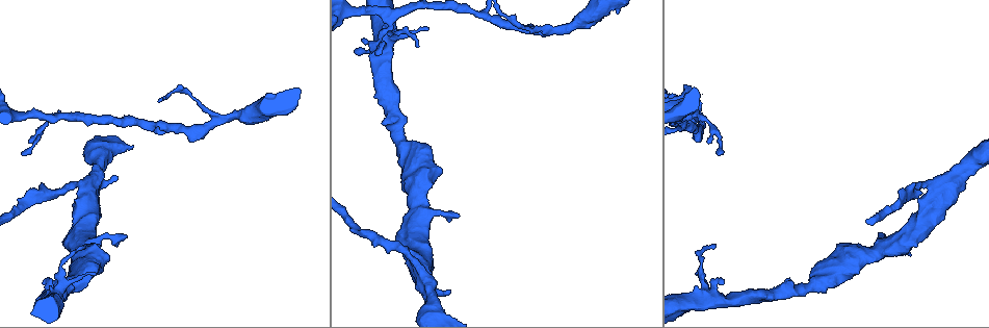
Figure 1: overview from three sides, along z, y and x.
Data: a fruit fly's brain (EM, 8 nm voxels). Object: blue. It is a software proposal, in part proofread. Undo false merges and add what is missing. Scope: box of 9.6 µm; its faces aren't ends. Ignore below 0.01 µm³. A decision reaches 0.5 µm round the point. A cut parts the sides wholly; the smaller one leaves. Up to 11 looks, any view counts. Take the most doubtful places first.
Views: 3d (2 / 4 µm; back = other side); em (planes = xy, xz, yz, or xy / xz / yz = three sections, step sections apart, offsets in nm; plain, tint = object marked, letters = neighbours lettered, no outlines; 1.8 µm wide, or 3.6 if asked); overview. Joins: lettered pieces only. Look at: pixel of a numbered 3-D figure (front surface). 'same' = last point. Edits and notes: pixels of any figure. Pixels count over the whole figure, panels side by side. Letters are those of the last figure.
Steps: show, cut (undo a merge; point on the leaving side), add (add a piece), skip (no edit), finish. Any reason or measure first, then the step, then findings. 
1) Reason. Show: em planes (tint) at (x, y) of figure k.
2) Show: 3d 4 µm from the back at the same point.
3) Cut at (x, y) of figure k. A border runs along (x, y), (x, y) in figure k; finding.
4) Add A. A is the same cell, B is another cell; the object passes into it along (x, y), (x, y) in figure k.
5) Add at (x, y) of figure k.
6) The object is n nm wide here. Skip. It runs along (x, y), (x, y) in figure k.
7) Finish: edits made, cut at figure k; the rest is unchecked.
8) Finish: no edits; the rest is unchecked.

Branch point. Show: em 3.6 µm xz step 4 (tint) at (217, 119) of figure 1.

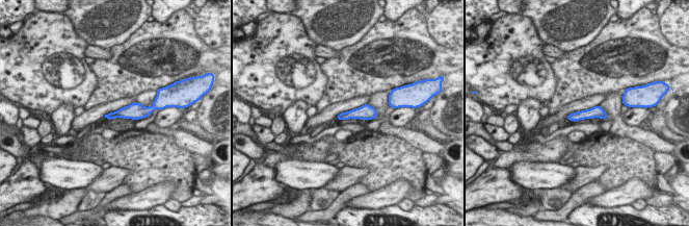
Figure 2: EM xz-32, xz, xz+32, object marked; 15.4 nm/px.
Show: em 3.6 µm xz step 4 (letters) at the same point.

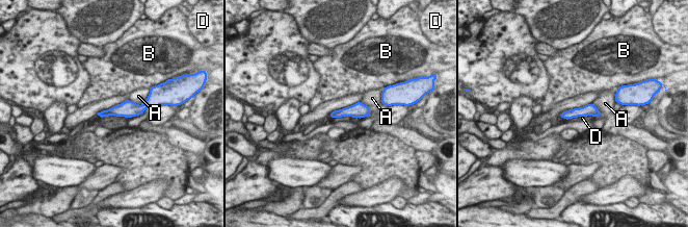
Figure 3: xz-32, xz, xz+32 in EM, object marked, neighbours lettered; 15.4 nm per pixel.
The object is 160 nm wide here. Skip. A, B and D are other cells; it runs along (597, 114), (577, 111), (563, 115) in figure 3; one cell here.

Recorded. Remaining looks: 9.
Abrupt turn. Show: em planes (tint) at (151, 124) of figure 1.

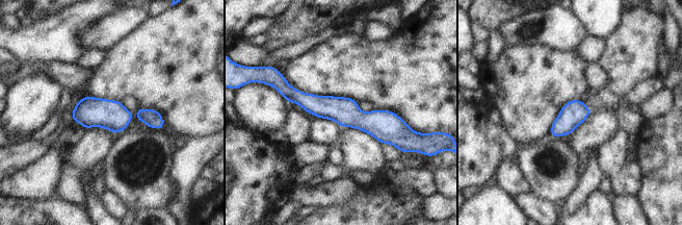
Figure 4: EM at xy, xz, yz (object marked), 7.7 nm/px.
See the neighbours. Show: em planes (letters) at the same point.

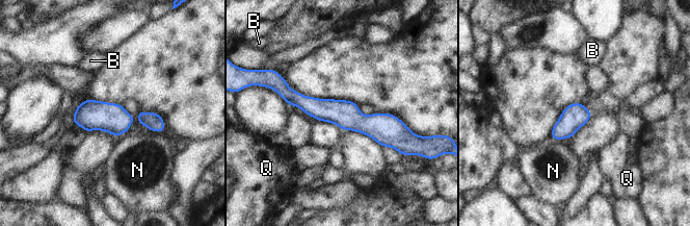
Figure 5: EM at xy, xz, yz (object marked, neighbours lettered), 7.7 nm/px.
The longest contact is with N, 140 nm. Skip. B, N and Q are other cells; a border runs along (148, 129), (164, 132) in figure 5; all the same cell.

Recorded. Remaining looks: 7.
Show: 3d 2 µm at (31, 143) of figure 1.

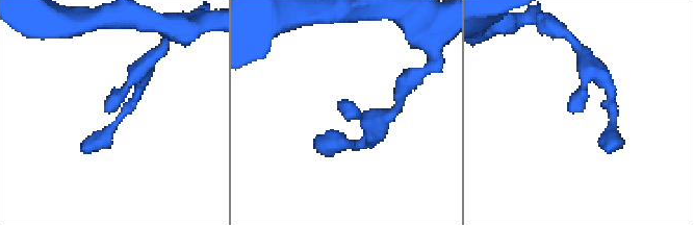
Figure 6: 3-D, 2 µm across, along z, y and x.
Show: em yz step 8 (tint) at (581, 111) of figure 6.

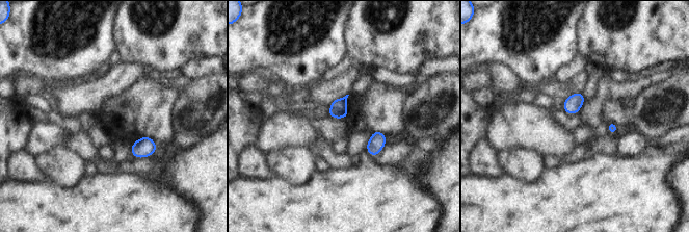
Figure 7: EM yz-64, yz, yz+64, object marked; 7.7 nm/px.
Another direction. Show: em planes (letters) at the same point.

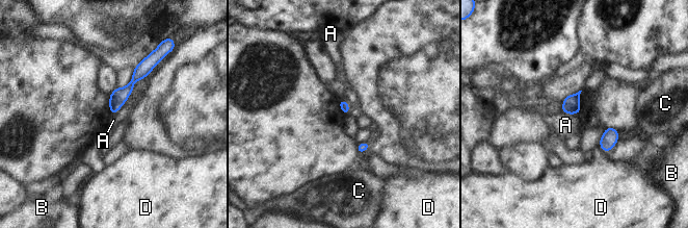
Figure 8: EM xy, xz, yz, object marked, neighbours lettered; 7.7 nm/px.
Skip. A, B, C and D are other cells; it runs along (151, 65), (116, 100), (112, 111) in figure 8; no lettered piece goes on from it.

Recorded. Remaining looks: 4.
Branch stops here. Show: 3d 4 µm at (125, 234) of figure 1.

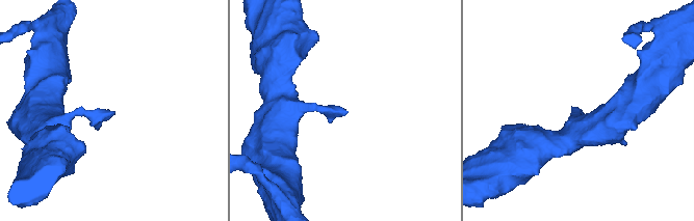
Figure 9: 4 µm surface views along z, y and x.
Now the EM. Show: em planes (letters) at (582, 113) of figure 9.

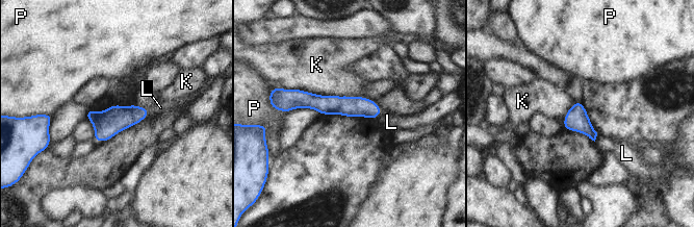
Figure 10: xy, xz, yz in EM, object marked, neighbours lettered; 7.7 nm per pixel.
The object is 160 nm wide here; the longest contact is with K, 650 nm. Skip. K, L and P are other cells; none of them fits.

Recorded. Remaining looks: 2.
Finish: no edits; the rest is unchecked.

